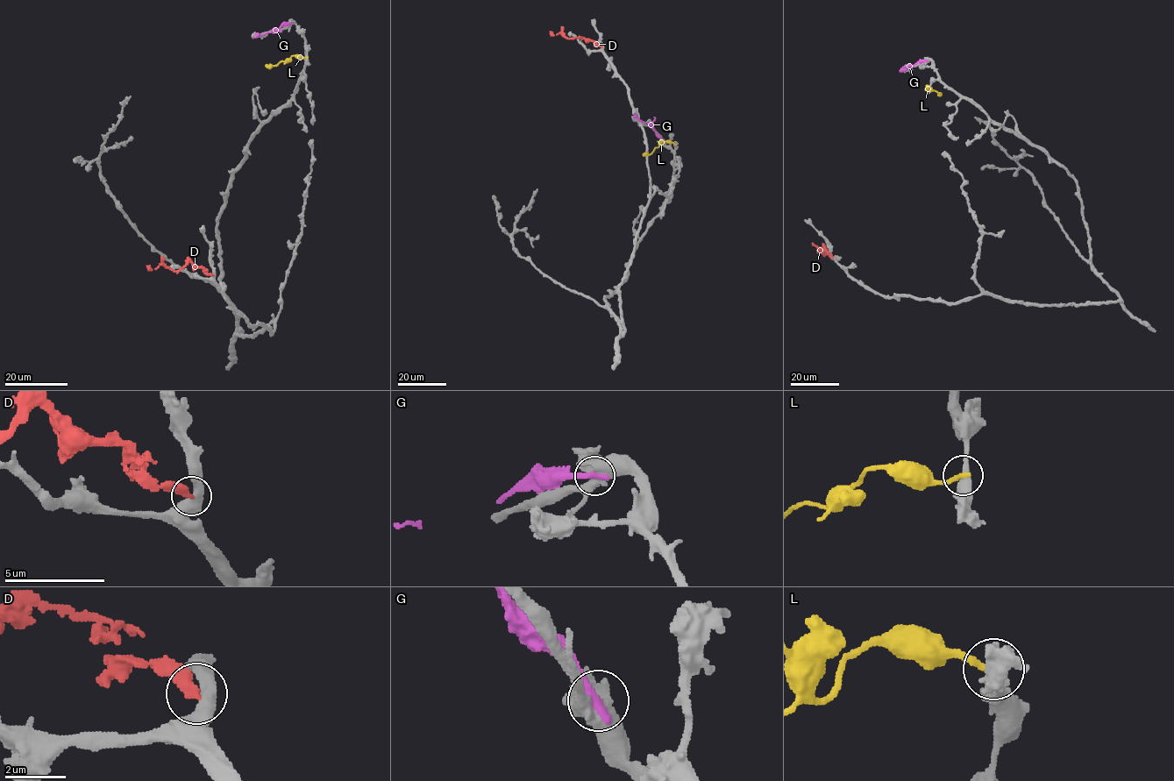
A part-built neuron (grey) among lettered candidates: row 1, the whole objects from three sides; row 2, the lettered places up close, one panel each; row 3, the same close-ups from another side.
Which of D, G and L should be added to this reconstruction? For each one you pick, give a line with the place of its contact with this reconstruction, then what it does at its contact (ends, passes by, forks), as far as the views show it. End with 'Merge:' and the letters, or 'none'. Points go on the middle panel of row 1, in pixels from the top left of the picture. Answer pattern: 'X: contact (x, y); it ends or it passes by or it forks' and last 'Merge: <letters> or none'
Merge: none

